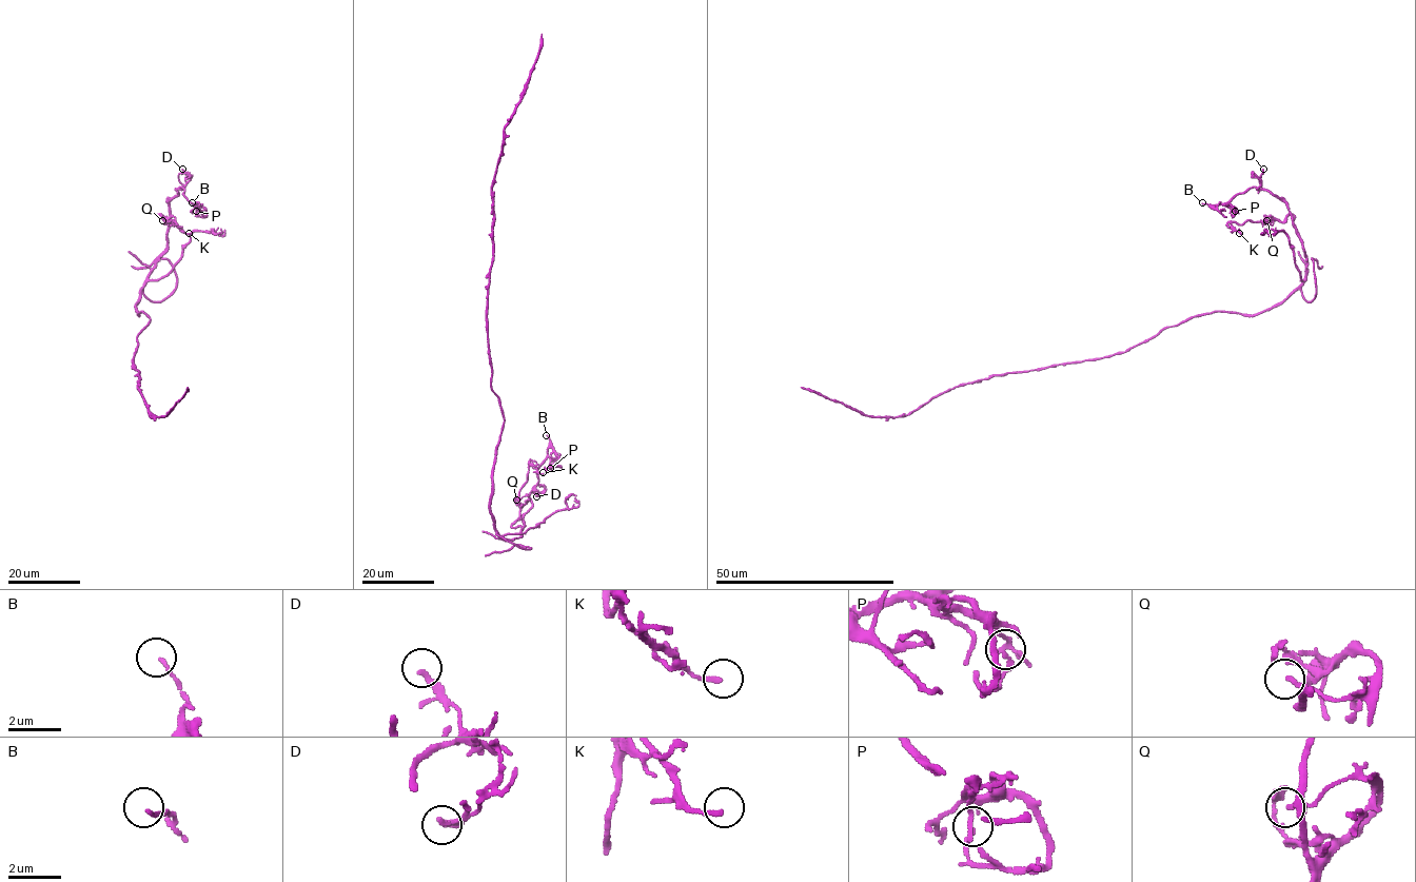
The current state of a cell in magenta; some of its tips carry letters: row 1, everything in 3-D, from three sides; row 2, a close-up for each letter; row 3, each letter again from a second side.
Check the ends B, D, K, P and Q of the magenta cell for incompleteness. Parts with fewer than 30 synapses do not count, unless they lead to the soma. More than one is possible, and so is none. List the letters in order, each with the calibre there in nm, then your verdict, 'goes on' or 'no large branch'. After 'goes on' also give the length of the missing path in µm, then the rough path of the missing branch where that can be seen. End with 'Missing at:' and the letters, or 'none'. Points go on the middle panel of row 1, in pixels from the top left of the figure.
B: 130 nm thick; no large branch
D: 260 nm thick; no large branch
K: 180 nm thick; no large branch
P: 160 nm thick; no large branch
Q: 100 nm thick; no large branch
Missing at: none

